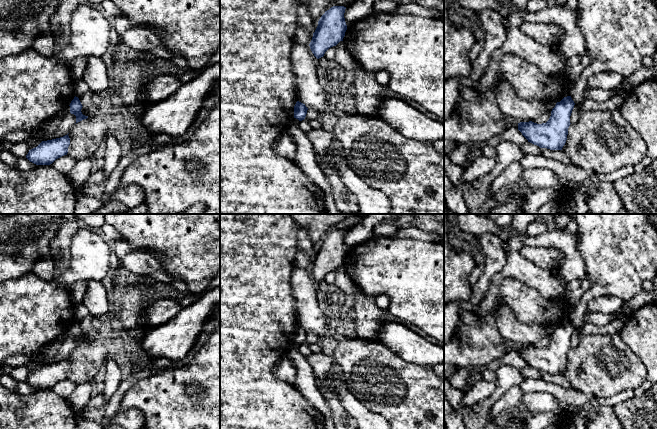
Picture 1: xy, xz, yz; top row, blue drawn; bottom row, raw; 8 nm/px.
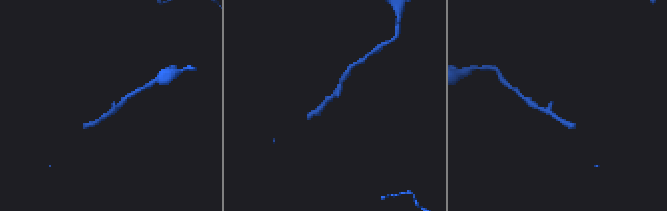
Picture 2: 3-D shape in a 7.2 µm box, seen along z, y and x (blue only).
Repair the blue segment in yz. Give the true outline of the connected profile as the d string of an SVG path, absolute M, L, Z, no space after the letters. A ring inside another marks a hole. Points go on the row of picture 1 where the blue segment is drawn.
M571 96L557 102L546 123L537 124L532 121L518 123L518 130L528 142L550 150L562 150L566 143L570 116L574 108Z

